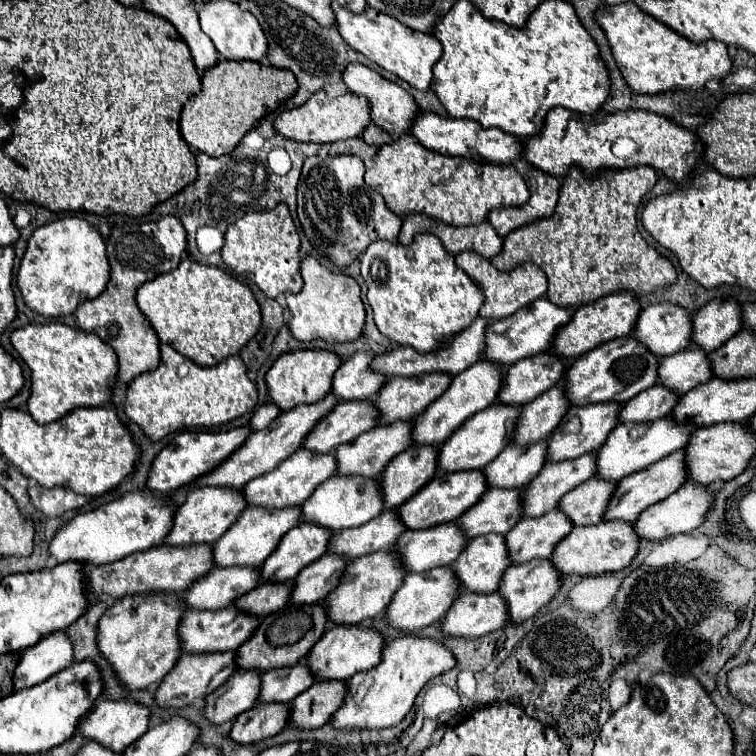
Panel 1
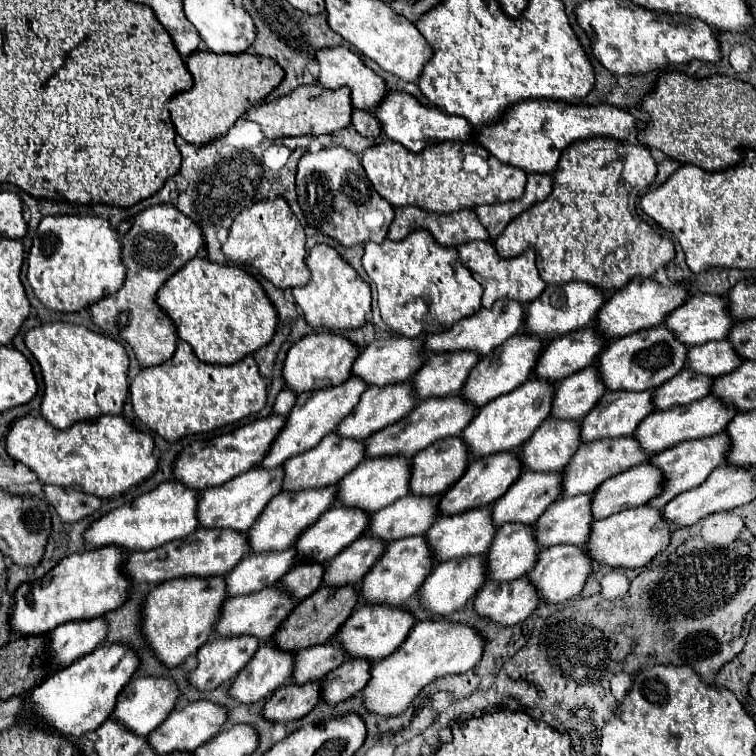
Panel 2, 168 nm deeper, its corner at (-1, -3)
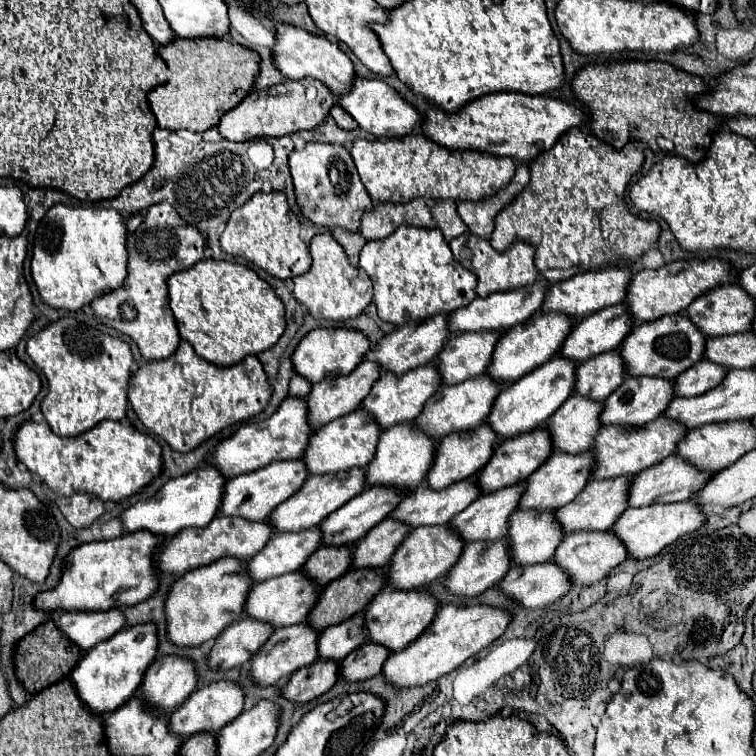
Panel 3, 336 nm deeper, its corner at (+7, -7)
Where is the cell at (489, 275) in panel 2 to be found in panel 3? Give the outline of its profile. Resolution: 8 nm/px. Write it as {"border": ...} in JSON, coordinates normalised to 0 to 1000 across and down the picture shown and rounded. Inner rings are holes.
{"border":[[[616,307],[606,315],[601,315],[595,320],[595,328],[598,328],[601,344],[606,349],[611,349],[616,357],[630,362],[630,368],[632,368],[630,389],[635,394],[643,394],[646,389],[653,389],[653,386],[672,386],[672,384],[709,373],[712,357],[706,354],[706,328],[696,320],[680,320],[675,331],[669,331],[667,336],[659,336],[643,315],[635,315],[630,310]]]}

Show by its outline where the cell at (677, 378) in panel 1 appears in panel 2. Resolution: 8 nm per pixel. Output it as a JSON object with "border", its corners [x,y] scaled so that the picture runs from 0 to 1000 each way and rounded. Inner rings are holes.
{"border":[[[942,450],[926,458],[913,460],[907,487],[934,495],[939,500],[960,497],[981,481],[981,474],[974,468],[966,450]]]}

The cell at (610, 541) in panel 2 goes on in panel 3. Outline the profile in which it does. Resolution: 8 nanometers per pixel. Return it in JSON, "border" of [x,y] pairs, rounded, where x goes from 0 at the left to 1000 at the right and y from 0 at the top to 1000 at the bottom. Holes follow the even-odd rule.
{"border":[[[905,661],[905,664],[892,664],[892,667],[862,667],[852,672],[828,672],[820,685],[812,690],[807,704],[828,722],[831,738],[841,743],[852,743],[865,738],[876,725],[889,720],[894,712],[902,706],[918,704],[931,693],[934,683],[929,672],[923,672],[918,664]]]}

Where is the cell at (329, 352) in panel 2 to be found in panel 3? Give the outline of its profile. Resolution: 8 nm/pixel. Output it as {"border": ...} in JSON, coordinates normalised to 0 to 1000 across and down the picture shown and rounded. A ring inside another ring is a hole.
{"border":[[[418,434],[407,439],[397,455],[392,458],[386,468],[386,481],[389,492],[399,500],[405,500],[410,508],[426,505],[431,500],[444,500],[444,497],[458,497],[463,495],[481,474],[481,468],[489,463],[489,452],[484,450],[481,442],[471,437],[458,437],[458,434]]]}

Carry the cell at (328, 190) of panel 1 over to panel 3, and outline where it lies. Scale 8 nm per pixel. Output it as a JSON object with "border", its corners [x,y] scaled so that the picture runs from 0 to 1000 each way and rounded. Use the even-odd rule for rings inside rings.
{"border":[[[410,188],[402,198],[389,198],[381,206],[384,228],[389,238],[389,257],[399,283],[429,304],[455,302],[458,307],[476,307],[479,283],[495,275],[476,233],[468,222],[463,201],[450,190],[423,190]]]}

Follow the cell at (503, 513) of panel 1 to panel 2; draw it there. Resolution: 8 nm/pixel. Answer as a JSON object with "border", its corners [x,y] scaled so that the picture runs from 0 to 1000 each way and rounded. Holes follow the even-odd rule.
{"border":[[[743,622],[741,624],[693,624],[685,638],[675,643],[675,648],[651,667],[651,688],[656,696],[664,696],[669,690],[690,690],[690,693],[706,693],[720,675],[741,661],[743,656]]]}

